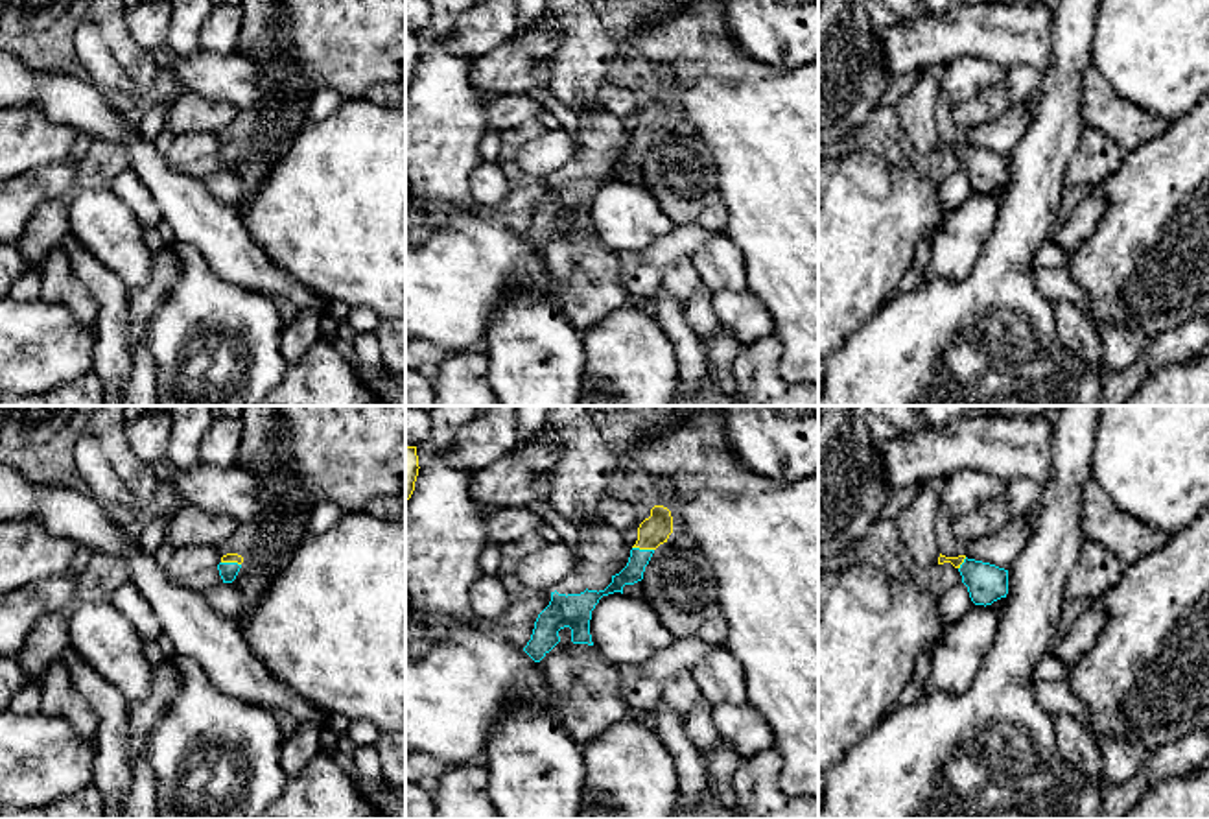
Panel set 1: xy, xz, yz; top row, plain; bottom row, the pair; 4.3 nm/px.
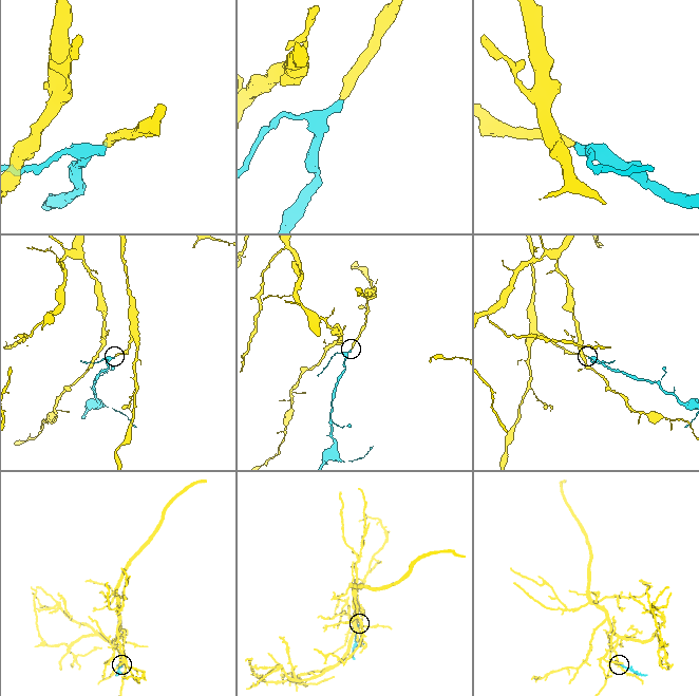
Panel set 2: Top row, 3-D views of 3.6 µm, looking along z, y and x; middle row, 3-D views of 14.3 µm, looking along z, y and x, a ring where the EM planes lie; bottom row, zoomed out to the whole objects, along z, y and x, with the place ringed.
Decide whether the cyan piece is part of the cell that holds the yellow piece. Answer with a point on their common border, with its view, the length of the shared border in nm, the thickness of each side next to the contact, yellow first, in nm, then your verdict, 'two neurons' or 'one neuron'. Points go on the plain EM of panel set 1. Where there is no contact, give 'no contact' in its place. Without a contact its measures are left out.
contact xz (644, 135); length 100 nm; calibres 130 and 90 nm; one neuron

